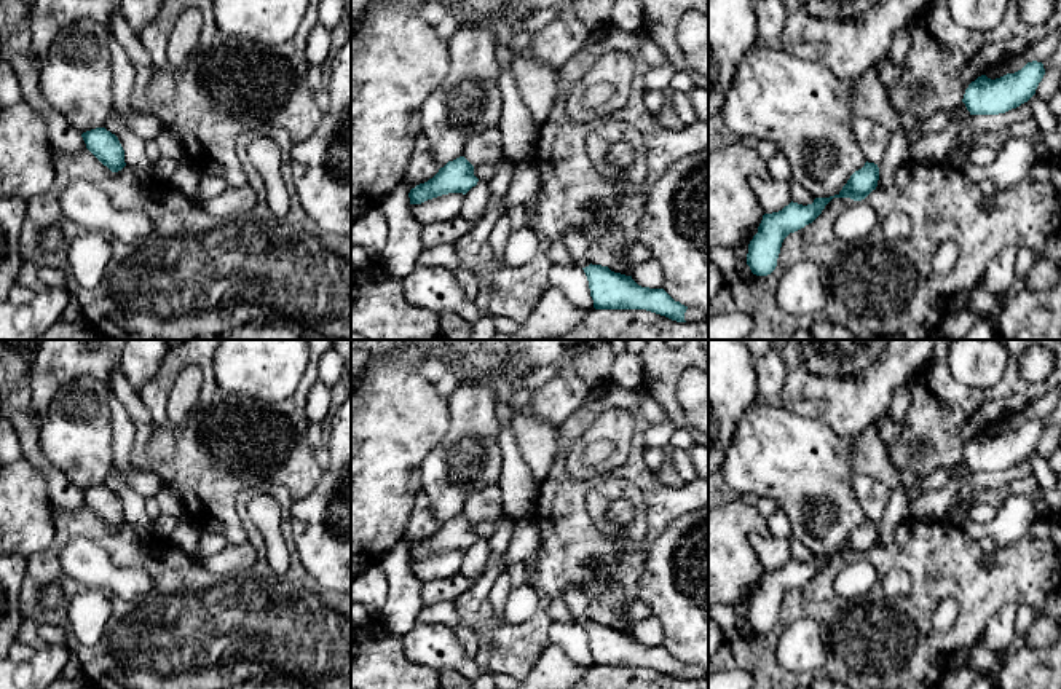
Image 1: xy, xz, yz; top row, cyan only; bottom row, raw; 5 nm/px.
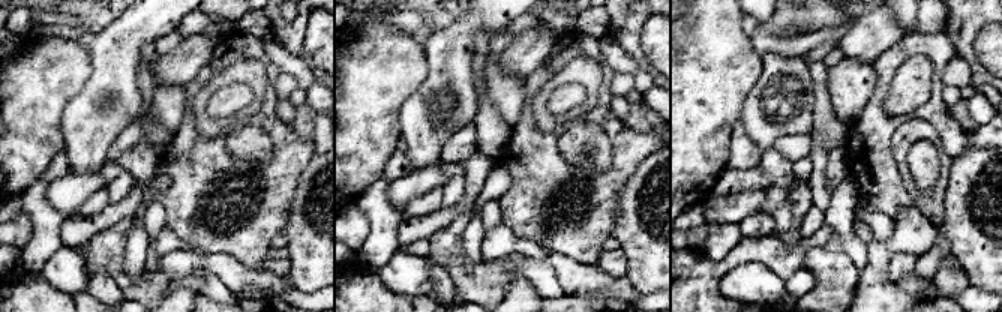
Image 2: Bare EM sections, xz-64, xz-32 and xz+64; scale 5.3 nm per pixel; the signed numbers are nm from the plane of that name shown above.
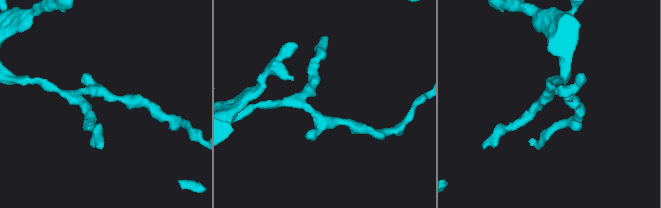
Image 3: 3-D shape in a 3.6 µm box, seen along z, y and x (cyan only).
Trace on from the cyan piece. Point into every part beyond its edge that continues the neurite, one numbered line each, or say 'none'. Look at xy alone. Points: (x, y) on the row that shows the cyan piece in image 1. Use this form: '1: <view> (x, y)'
none

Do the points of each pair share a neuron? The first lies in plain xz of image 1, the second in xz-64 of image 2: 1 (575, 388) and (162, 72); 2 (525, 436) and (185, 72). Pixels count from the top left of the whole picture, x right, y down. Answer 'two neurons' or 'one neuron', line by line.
1: one neuron
2: two neurons

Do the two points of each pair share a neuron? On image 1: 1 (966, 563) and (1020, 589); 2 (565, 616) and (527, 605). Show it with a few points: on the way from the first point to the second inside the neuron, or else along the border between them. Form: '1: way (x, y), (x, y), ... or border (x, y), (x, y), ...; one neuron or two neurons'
1: way (978, 576), (986, 584), (1007, 584); one neuron
2: way (556, 610), (536, 605); one neuron

